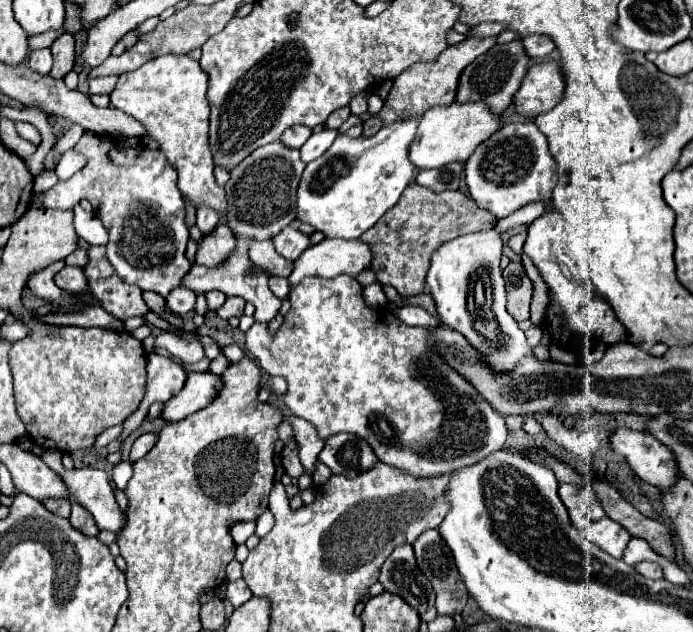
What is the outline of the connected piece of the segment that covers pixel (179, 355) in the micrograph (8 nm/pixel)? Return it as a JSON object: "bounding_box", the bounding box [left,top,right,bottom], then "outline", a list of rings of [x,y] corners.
{"bounding_box":[157,331,203,363],"outline":[[[161,331],[157,337],[157,347],[167,349],[175,359],[179,359],[181,363],[195,363],[199,359],[203,359],[203,345],[201,341],[191,341],[185,337],[177,337],[169,331]]]}

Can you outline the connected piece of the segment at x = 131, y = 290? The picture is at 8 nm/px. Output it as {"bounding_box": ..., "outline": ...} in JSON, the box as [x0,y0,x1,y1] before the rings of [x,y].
{"bounding_box":[85,247,149,321],"outline":[[[105,247],[89,249],[89,263],[85,267],[89,287],[93,297],[101,303],[101,307],[113,317],[125,321],[135,315],[145,315],[149,307],[141,297],[141,289],[125,283],[109,263],[105,255]]]}

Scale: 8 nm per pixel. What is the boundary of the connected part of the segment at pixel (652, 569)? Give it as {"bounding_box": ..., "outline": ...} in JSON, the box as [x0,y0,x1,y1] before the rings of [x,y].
{"bounding_box":[635,563,663,579],"outline":[[[639,563],[635,567],[643,577],[647,579],[663,579],[663,569],[659,563],[653,563],[653,565],[647,565],[647,563]]]}

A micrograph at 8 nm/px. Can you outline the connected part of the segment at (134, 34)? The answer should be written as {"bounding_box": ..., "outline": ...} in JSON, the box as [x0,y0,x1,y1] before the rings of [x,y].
{"bounding_box":[111,29,139,55],"outline":[[[135,29],[135,31],[129,31],[129,33],[115,45],[115,49],[111,51],[111,55],[121,55],[121,53],[127,51],[129,47],[133,47],[137,41],[139,41],[139,31],[137,31],[137,29]]]}

